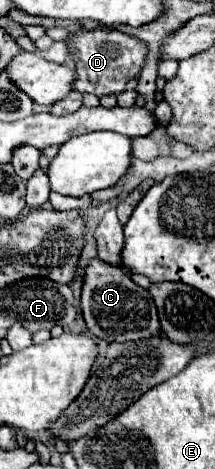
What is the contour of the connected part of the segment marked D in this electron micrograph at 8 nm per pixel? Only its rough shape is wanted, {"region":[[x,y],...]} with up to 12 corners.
{"region":[[103,25],[65,43],[73,89],[123,93],[149,53],[141,39]]}

